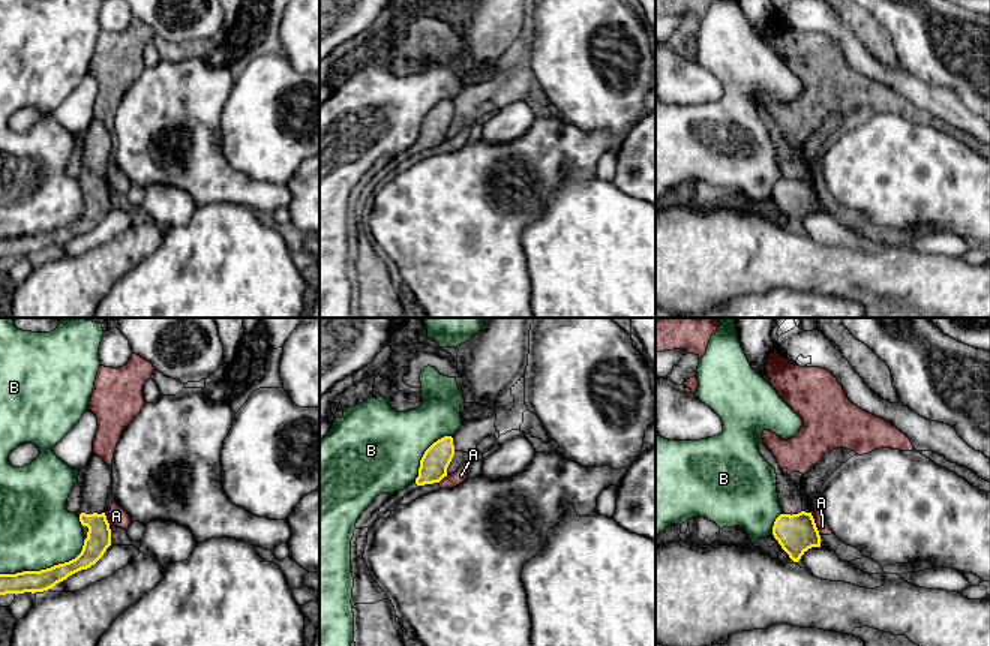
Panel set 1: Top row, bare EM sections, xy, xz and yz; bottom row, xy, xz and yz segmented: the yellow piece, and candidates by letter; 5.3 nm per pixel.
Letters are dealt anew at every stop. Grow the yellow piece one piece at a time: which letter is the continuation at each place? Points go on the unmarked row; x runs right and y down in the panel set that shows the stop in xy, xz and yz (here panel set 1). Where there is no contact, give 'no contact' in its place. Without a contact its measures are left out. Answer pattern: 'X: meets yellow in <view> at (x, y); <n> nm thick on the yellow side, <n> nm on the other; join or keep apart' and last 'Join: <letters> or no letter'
A: meets yellow in yz at (815, 188); 200 nm thick on the yellow side, 70 nm on the other; keep apart
B: meets yellow in xy at (47, 233); 110 nm thick on the yellow side, 400 nm on the other; keep apart
Join: no letter

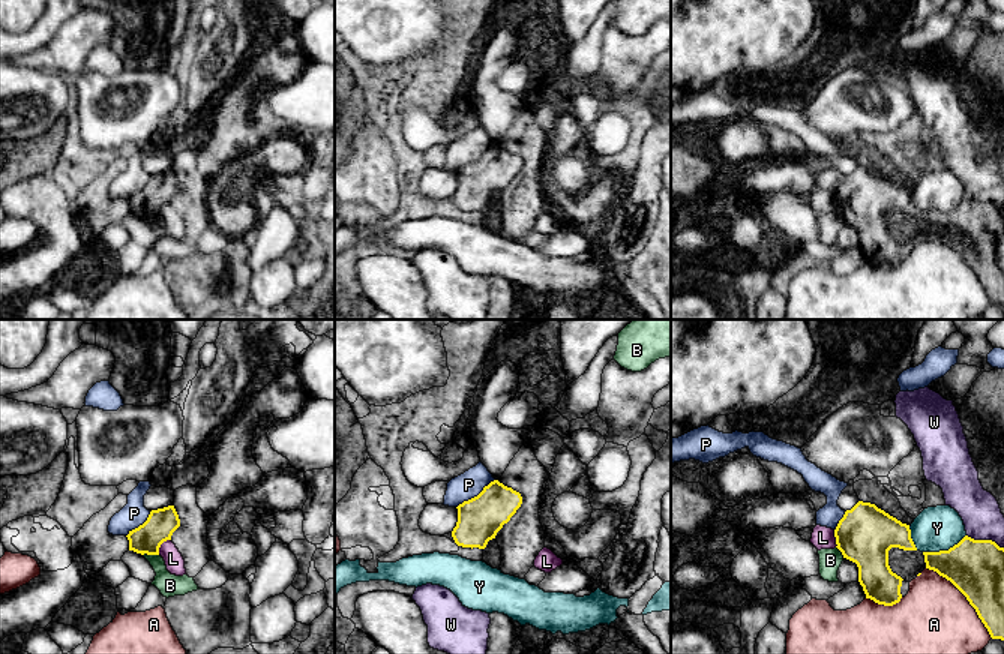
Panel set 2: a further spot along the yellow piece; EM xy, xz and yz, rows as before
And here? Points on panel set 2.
A: meets yellow in yz at (967, 263); 300 nm thick on the yellow side, 460 nm on the other; keep apart
B: meets yellow in xy at (150, 218); 160 nm thick on the yellow side, 120 nm on the other; keep apart
L: meets yellow in xy at (161, 207); 160 nm thick on the yellow side, 100 nm on the other; keep apart
P: meets yellow in xz at (474, 161); 240 nm thick on the yellow side, 140 nm on the other; keep apart
W: meets yellow in yz at (985, 204); 300 nm thick on the yellow side, 220 nm on the other; keep apart
Y: meets yellow in yz at (944, 215); 300 nm thick on the yellow side, 240 nm on the other; keep apart
Join: no letter

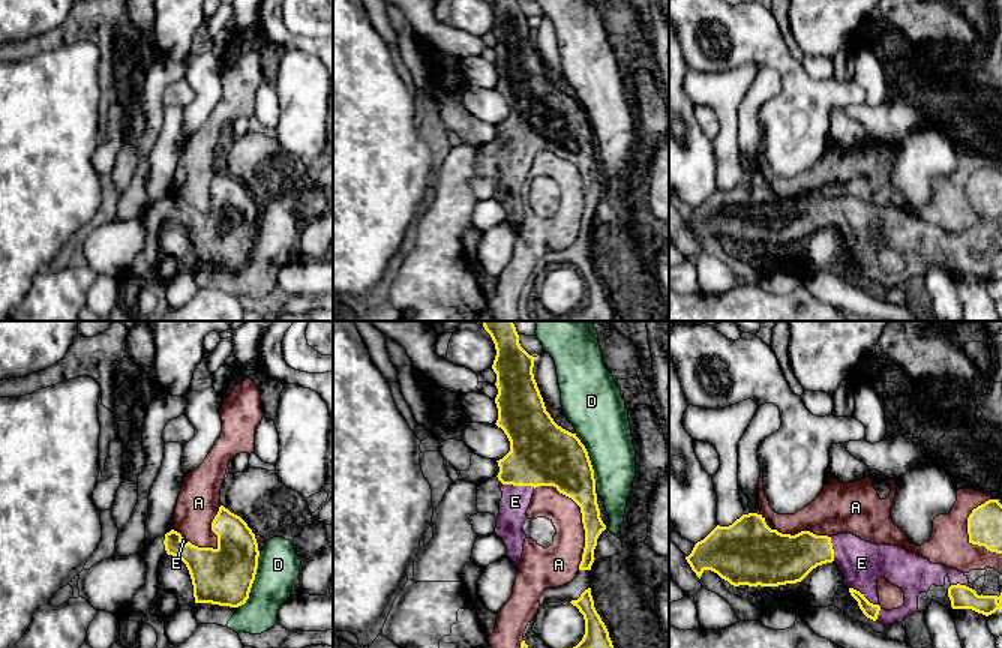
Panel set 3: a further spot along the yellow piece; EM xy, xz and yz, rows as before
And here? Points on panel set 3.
A: meets yellow in xz at (582, 180); 240 nm thick on the yellow side, 190 nm on the other; keep apart
D: meets yellow in xy at (254, 243); 320 nm thick on the yellow side, 220 nm on the other; keep apart
E: meets yellow in yz at (869, 266); 80 nm thick on the yellow side, 240 nm on the other; join
Join: E

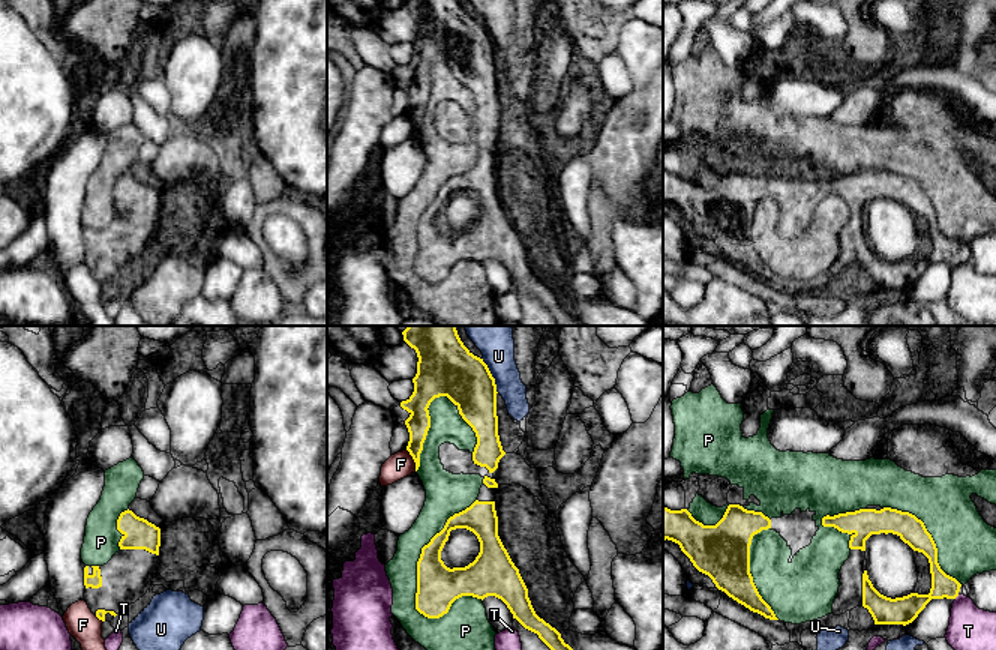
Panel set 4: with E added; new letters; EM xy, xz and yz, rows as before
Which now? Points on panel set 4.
F: meets yellow in xz at (413, 122); 130 nm thick on the yellow side, 140 nm on the other; keep apart
P: meets yellow in xz at (420, 219); 220 nm thick on the yellow side, 160 nm on the other; keep apart
T: meets yellow in yz at (956, 260); 130 nm thick on the yellow side, 260 nm on the other; keep apart
U: meets yellow in xz at (491, 39); 300 nm thick on the yellow side, 180 nm on the other; keep apart
Join: no letter

